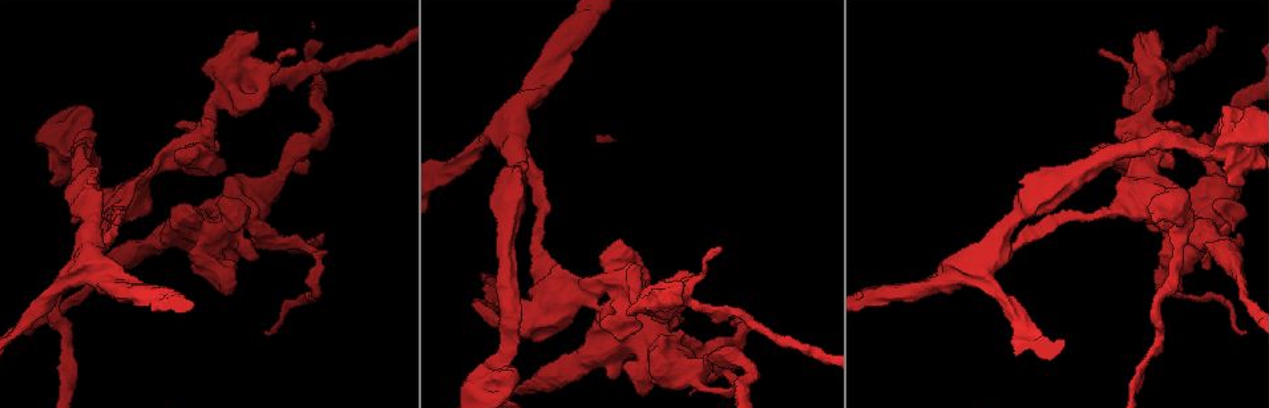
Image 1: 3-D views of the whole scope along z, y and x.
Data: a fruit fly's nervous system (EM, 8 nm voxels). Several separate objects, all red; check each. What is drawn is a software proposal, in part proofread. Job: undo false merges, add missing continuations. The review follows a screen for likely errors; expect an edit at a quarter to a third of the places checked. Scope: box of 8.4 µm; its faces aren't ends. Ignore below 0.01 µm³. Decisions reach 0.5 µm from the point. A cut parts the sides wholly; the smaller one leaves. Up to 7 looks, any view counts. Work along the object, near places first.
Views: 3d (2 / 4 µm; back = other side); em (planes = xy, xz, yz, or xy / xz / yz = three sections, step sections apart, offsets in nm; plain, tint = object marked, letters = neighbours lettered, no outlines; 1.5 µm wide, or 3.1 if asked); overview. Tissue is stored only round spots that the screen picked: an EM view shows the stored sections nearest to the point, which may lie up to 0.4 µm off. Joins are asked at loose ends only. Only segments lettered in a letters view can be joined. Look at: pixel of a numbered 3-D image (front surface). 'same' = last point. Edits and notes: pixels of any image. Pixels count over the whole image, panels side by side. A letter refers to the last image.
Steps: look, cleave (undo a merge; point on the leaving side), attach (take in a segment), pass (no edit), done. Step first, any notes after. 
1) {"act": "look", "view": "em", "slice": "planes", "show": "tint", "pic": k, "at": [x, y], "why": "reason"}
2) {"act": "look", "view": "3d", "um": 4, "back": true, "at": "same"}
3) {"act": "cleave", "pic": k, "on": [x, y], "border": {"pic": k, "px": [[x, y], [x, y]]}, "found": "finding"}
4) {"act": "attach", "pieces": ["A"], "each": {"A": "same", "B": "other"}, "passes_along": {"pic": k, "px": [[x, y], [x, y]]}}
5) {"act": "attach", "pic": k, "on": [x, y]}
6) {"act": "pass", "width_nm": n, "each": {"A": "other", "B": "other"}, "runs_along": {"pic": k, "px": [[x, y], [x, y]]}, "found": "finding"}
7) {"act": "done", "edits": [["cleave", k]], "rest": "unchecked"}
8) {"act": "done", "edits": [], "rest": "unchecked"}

{"act": "look", "view": "em", "slice": "planes", "show": "letters", "pic": 1, "at": [202, 67], "why": "free end"}

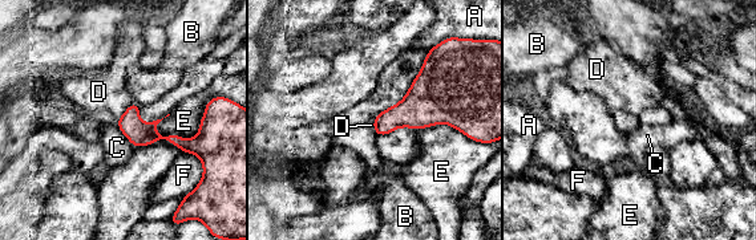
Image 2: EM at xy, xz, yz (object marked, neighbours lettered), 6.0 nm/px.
{"act": "pass", "each": {"A": "other", "B": "other", "C": "other", "D": "other", "E": "other", "F": "other"}, "runs_along": {"pic": 2, "px": [[121, 121], [140, 134], [194, 142]]}, "found": "no lettered segment goes on from it"}

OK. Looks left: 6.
{"act": "look", "view": "em", "slice": "xz", "step": 8, "show": "tint", "pic": 1, "at": [230, 291], "why": "stops while still wide"}

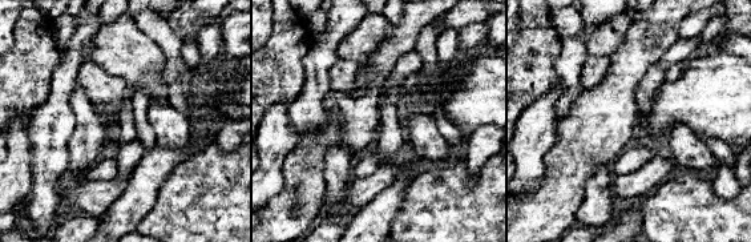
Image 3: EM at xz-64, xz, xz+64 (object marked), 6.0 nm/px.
{"act": "look", "view": "em", "slice": "planes", "show": "tint", "at": "same"}

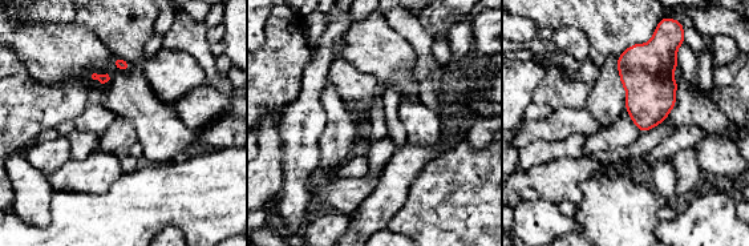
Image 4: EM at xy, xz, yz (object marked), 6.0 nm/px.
{"act": "look", "view": "em", "slice": "planes", "show": "letters", "at": "same"}

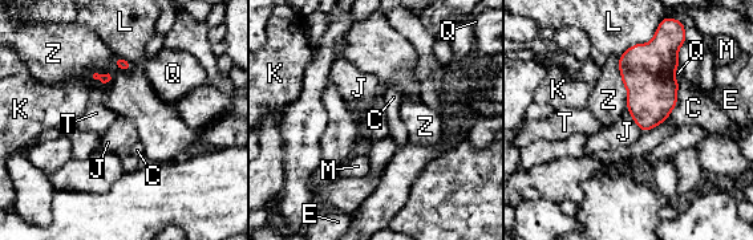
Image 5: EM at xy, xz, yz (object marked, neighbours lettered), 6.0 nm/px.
{"act": "pass", "width_nm": 280, "each": {"C": "other", "E": "other", "J": "other", "K": "other", "L": "other", "M": "other", "Q": "other", "T": "other", "Z": "other"}, "border": {"pic": 5, "px": [[627, 110], [642, 131]]}, "found": "no lettered segment goes on from it"}

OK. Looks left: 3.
{"act": "look", "view": "em", "slice": "planes", "show": "letters", "pic": 1, "at": [1018, 212], "why": "calibre changes"}

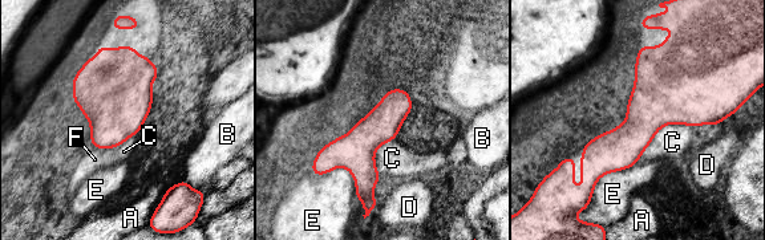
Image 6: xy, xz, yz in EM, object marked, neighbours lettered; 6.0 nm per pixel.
{"act": "pass", "each": {"A": "other", "B": "other", "C": "other", "D": "other", "E": "other", "F": "other"}, "found": "all the same cell"}

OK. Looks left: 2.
{"act": "done", "edits": [], "rest": "unchecked"}

